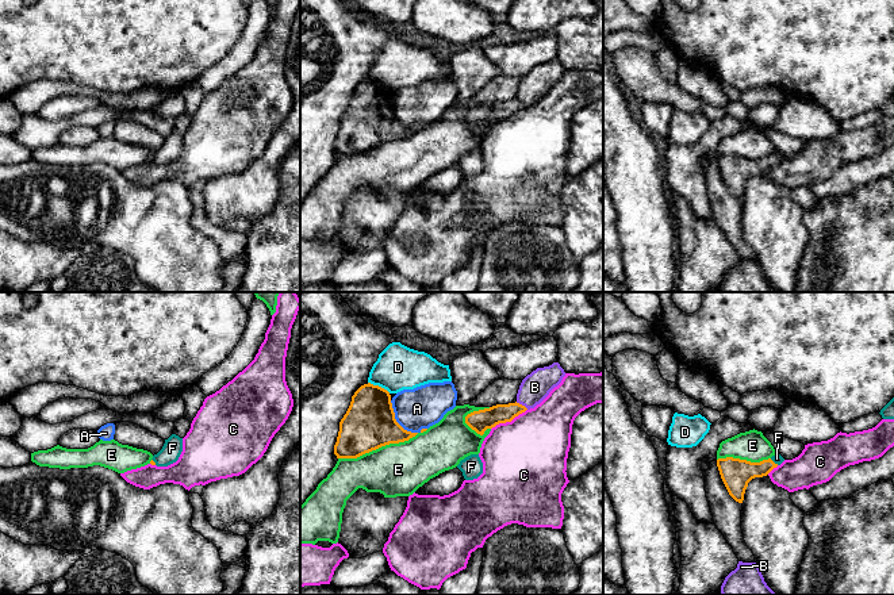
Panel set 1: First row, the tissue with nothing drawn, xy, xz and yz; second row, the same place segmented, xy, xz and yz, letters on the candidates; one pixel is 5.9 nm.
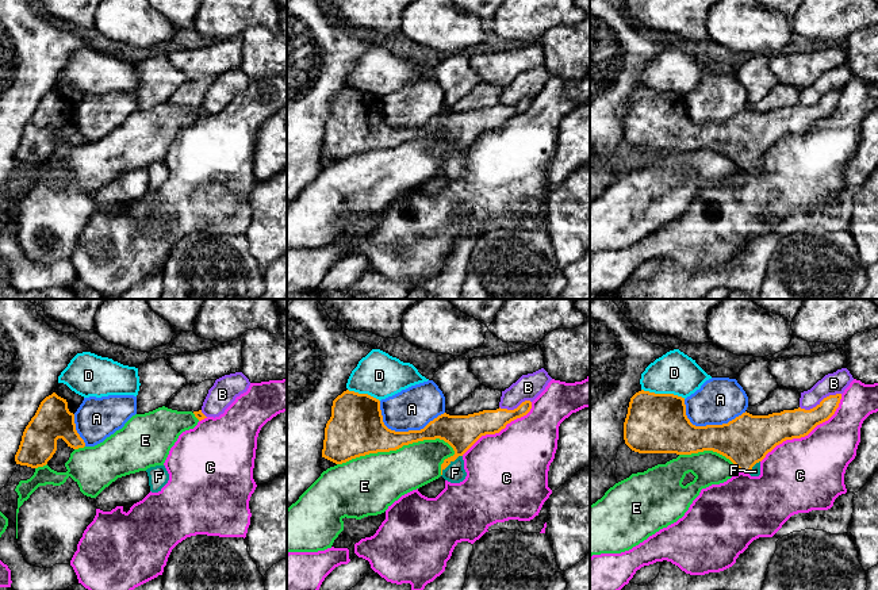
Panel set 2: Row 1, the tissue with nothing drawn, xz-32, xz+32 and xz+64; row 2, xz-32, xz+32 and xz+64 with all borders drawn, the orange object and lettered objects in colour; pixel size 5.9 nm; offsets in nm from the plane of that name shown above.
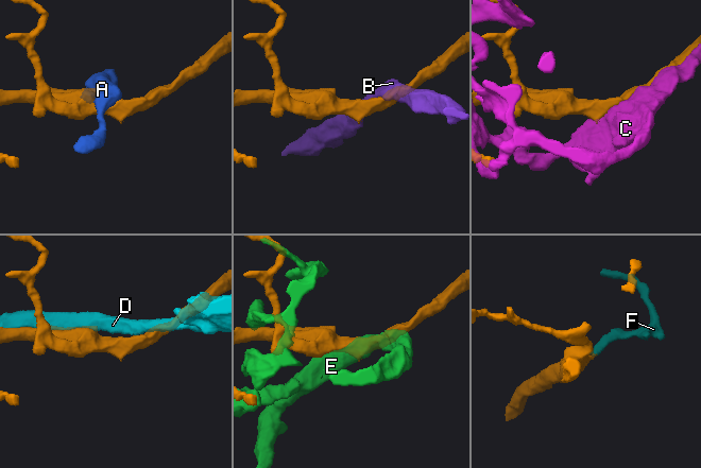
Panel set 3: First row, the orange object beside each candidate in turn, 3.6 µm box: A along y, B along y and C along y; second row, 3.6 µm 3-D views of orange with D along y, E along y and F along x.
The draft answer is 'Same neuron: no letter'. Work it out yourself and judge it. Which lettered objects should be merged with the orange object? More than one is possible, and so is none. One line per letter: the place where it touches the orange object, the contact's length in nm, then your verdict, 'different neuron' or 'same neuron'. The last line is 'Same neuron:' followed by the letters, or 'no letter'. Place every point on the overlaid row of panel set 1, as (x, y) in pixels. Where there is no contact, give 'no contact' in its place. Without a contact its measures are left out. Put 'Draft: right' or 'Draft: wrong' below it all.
A: meets orange in xz at (395, 421); contact 260 nm long; different neuron
B: meets orange in xz at (521, 405); contact 90 nm long; different neuron
C: meets orange in xz at (509, 421); contact 240 nm long; different neuron
D: meets orange in xz at (378, 386); contact 150 nm long; different neuron
E: meets orange in xz at (378, 448); contact 500 nm long; different neuron
F: meets orange in yz at (772, 461); contact 70 nm long; same neuron
Same neuron: F
Draft: wrong

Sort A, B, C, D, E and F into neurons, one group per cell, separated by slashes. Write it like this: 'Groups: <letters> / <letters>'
Groups: A / B / C / D / E / F

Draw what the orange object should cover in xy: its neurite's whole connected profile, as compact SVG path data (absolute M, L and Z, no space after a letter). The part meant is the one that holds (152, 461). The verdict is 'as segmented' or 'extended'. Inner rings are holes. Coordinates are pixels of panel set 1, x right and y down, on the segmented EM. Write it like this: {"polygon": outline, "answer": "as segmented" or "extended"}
{"polygon": "M172 434L168 439L165 439L162 449L153 456L150 464L157 467L168 467L179 460L181 452L183 438Z", "answer": "extended"}

